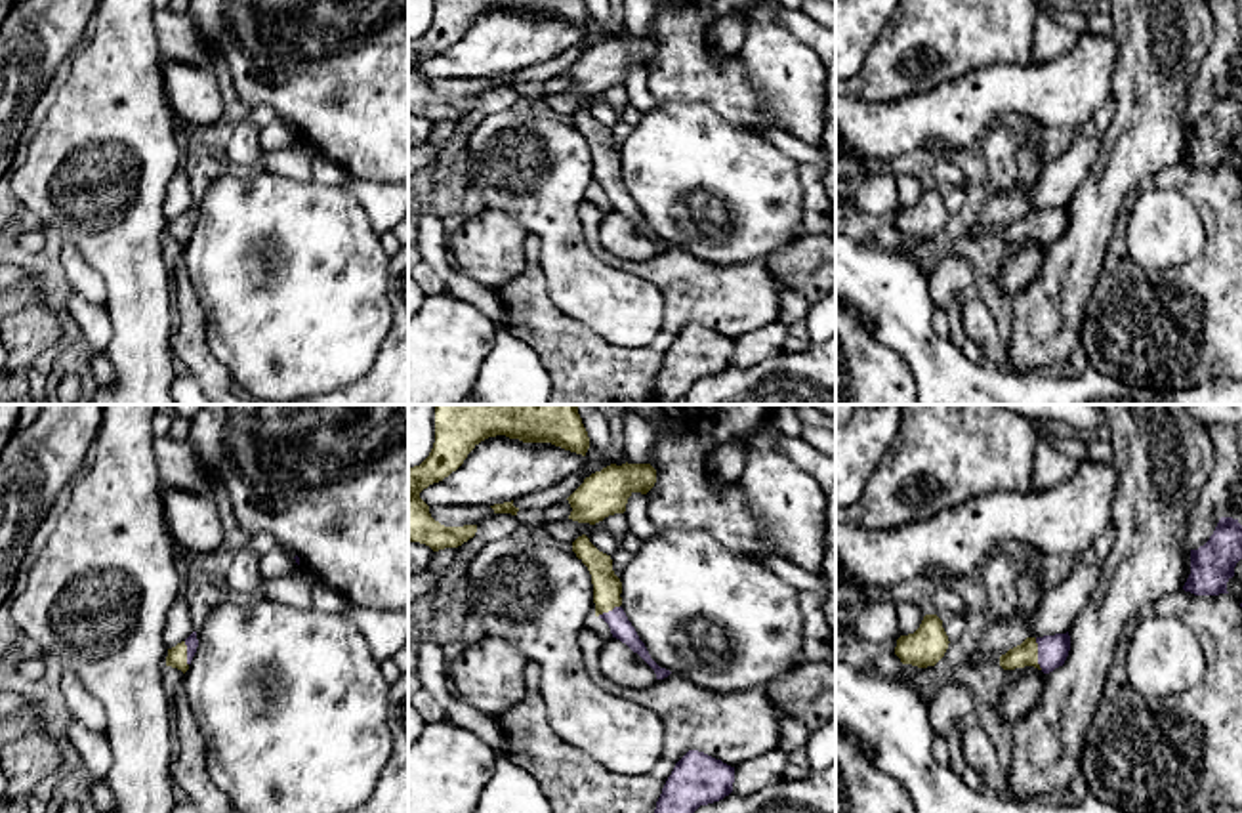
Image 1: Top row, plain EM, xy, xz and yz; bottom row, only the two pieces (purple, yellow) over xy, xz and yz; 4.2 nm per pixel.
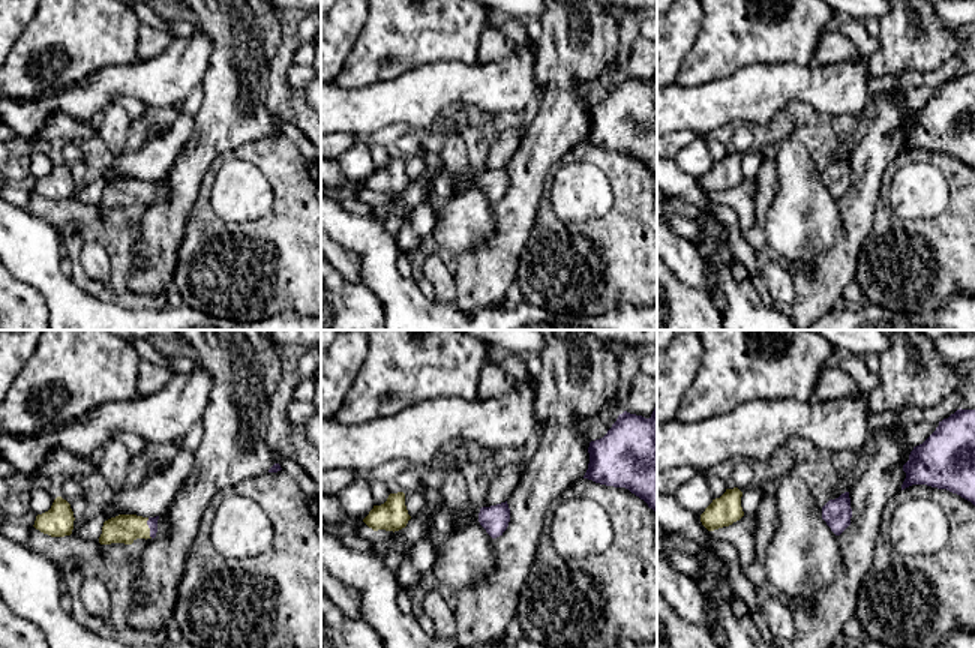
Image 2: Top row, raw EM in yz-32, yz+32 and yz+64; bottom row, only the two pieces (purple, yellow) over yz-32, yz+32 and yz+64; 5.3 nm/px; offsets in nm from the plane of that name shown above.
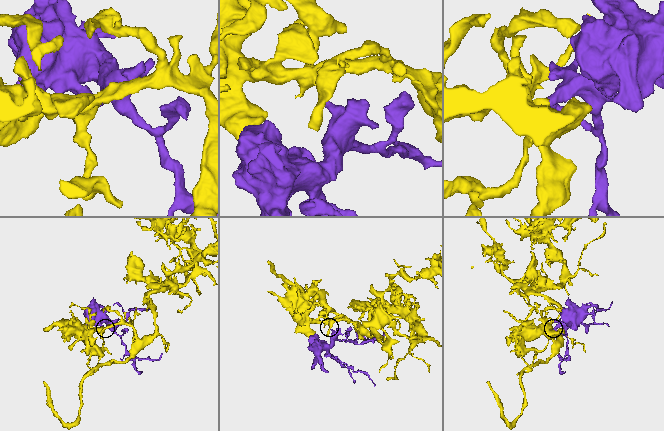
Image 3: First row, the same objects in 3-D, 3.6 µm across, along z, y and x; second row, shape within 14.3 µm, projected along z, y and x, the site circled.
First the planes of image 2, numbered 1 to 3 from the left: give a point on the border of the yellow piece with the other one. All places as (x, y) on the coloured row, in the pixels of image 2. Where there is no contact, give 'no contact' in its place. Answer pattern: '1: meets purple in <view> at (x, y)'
1: meets purple in yz-32 at (149, 527)
2: no contact
3: no contact

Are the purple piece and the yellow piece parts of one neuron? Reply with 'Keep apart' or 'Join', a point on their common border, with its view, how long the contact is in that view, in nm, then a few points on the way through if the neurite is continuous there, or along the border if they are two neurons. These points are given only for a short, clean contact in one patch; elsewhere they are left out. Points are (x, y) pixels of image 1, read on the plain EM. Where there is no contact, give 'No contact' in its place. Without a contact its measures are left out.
Join. Touches purple at yz (1038, 226). Shared border 140 nm. Path across: yz (1052, 222), (1038, 226), (1023, 228)

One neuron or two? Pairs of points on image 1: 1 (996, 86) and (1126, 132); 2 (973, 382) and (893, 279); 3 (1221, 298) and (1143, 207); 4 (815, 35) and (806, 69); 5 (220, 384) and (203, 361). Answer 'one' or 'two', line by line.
1: two
2: one
3: two
4: two
5: one

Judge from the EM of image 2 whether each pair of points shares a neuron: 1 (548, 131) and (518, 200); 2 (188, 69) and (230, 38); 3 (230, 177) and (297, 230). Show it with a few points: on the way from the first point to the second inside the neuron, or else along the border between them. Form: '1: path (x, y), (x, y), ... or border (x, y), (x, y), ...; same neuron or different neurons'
1: path (542, 147), (531, 164), (531, 173), (525, 183); same neuron
2: border (200, 26), (212, 41), (212, 53), (203, 84); different neurons
3: border (261, 173), (272, 207), (240, 225); different neurons

